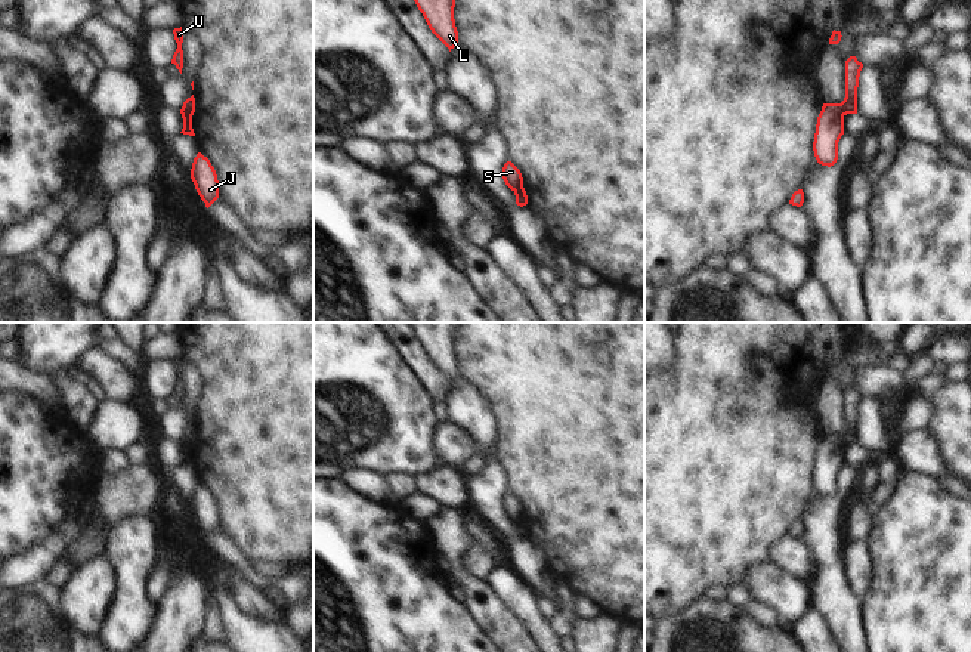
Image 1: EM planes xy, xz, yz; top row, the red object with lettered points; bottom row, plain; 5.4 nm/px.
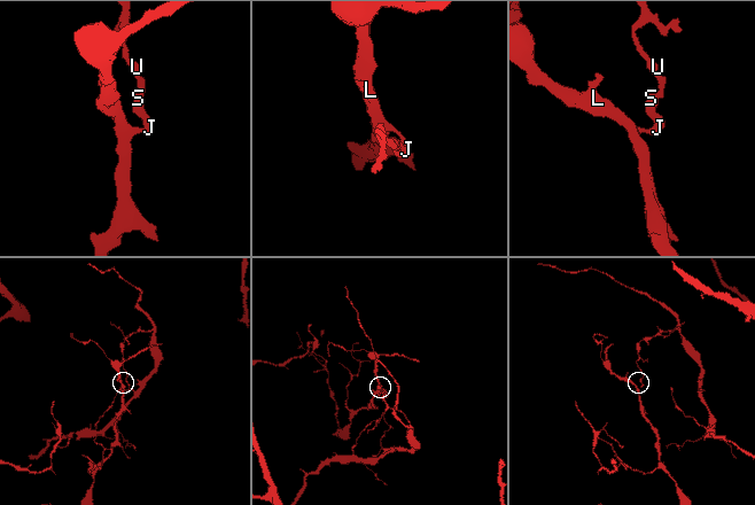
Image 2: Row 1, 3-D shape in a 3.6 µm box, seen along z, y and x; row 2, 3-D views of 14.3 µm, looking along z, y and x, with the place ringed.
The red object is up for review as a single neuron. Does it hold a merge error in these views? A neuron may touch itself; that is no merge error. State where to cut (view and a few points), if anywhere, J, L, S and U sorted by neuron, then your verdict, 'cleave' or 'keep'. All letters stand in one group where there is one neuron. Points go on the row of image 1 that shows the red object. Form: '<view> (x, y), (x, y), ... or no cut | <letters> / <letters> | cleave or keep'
xy (181, 110), (191, 117) | J L S / U | cleave

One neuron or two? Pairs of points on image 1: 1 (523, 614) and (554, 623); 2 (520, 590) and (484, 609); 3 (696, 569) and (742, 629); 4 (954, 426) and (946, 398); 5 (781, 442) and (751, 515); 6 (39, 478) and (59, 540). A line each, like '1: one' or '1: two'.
1: two
2: two
3: two
4: one
5: one
6: two

